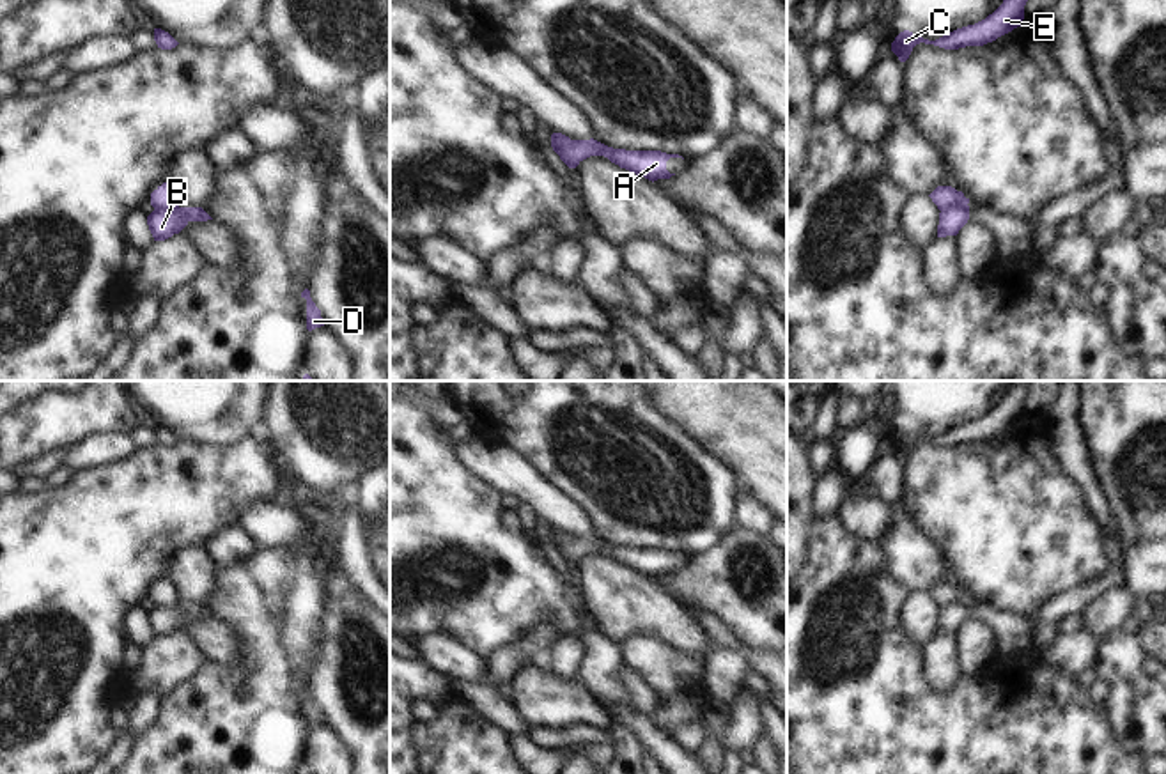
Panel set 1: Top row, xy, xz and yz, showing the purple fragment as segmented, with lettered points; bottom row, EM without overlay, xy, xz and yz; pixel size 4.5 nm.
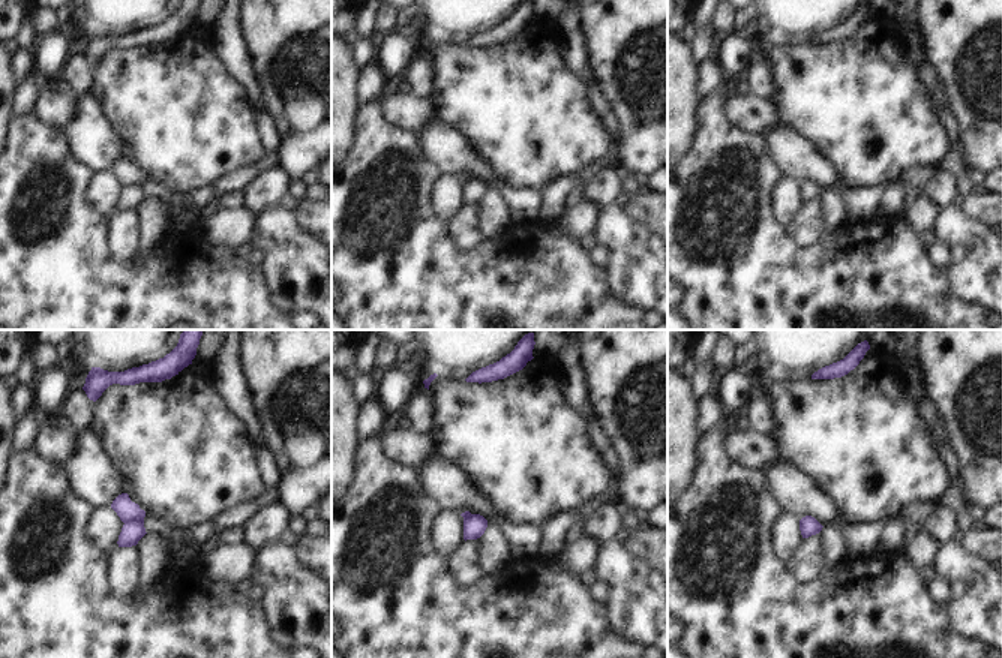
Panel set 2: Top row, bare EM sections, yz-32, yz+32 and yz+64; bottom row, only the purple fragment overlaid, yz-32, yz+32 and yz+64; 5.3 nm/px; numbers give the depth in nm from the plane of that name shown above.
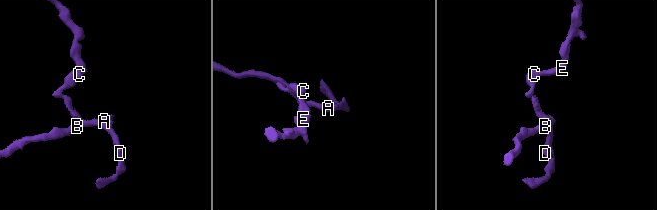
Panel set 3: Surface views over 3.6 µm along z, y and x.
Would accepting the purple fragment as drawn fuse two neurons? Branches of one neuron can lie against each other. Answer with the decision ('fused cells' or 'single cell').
fused cells

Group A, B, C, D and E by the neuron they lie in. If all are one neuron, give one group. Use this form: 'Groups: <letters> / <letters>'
Groups: A B D / C E.

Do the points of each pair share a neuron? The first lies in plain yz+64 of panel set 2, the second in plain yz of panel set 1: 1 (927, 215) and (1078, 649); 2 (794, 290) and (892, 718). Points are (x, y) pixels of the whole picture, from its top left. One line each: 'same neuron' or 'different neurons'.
1: same neuron
2: same neuron

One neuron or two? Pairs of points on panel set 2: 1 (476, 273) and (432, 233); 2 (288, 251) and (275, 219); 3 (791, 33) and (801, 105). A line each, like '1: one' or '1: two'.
1: one
2: one
3: two

